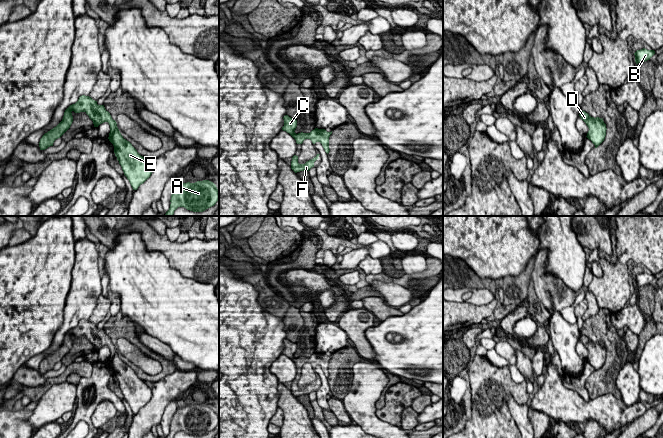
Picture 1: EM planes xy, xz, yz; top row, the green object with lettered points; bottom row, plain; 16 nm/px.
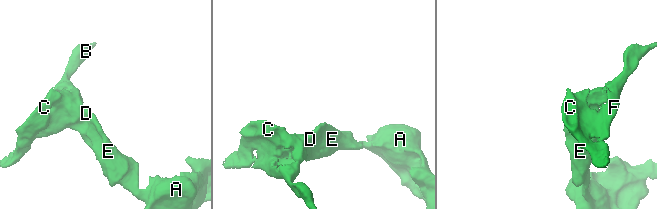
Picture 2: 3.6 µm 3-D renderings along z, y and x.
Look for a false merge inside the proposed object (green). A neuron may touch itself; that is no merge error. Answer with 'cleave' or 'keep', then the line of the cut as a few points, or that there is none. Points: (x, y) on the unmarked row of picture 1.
keep; cut none

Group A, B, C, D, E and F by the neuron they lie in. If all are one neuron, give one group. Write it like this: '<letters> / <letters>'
A B C D E F

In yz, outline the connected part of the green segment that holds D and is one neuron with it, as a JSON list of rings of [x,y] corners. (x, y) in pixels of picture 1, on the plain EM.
[[[585,335],[580,336],[579,340],[586,347],[589,352],[587,357],[587,362],[592,365],[597,372],[605,363],[606,360],[606,348],[603,345],[603,342],[591,341]]]

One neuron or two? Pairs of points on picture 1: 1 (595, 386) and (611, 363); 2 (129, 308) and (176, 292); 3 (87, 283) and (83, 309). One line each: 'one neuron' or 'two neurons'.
1: one neuron
2: one neuron
3: one neuron

